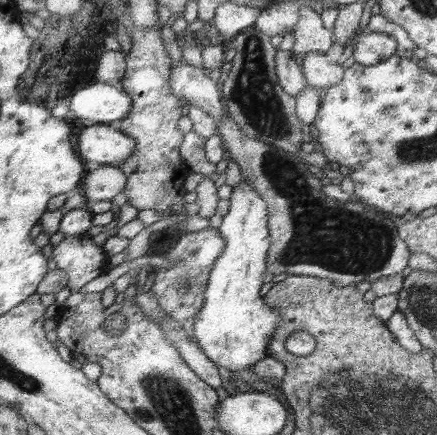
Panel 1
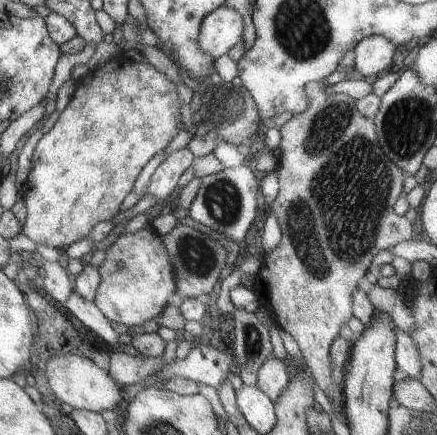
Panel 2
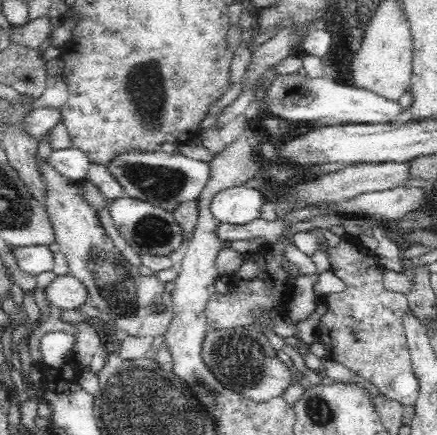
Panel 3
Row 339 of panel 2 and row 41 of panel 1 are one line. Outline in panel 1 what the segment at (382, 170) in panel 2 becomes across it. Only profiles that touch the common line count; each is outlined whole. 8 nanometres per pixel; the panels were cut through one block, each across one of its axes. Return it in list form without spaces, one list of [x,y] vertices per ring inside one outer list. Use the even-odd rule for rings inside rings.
[[[301,4],[301,20],[299,20],[295,32],[291,32],[291,34],[295,38],[291,52],[299,64],[305,62],[305,58],[309,54],[313,54],[313,52],[327,54],[333,48],[333,44],[337,44],[335,32],[331,32],[323,26],[321,16],[309,4]]]

